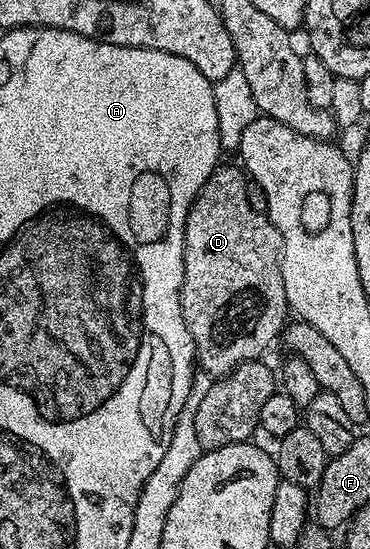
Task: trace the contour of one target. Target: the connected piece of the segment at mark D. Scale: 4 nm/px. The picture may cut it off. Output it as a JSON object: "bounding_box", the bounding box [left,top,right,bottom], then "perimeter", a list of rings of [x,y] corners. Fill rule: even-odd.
{"bounding_box":[179,163,290,377],"perimeter":[[[225,163],[218,164],[218,166],[212,171],[211,177],[207,177],[207,181],[203,185],[203,189],[197,194],[197,199],[191,205],[191,209],[187,213],[187,225],[185,226],[185,248],[183,249],[183,285],[181,286],[181,292],[179,293],[179,301],[181,302],[181,312],[183,313],[183,321],[187,321],[187,329],[191,333],[191,337],[193,338],[193,344],[195,345],[195,349],[197,350],[197,363],[199,364],[200,370],[205,371],[210,375],[210,377],[220,377],[223,375],[231,374],[240,363],[249,363],[253,359],[261,359],[264,356],[264,351],[268,349],[269,346],[272,345],[273,342],[278,342],[279,336],[284,332],[287,326],[287,318],[285,319],[285,315],[288,316],[290,314],[289,302],[287,301],[287,289],[283,289],[283,269],[281,268],[281,259],[285,256],[285,246],[283,245],[283,237],[279,233],[279,229],[275,229],[275,225],[273,222],[269,220],[268,214],[263,211],[256,211],[255,209],[251,209],[251,201],[247,201],[247,176],[244,170],[237,166],[233,165],[225,165]]]}

